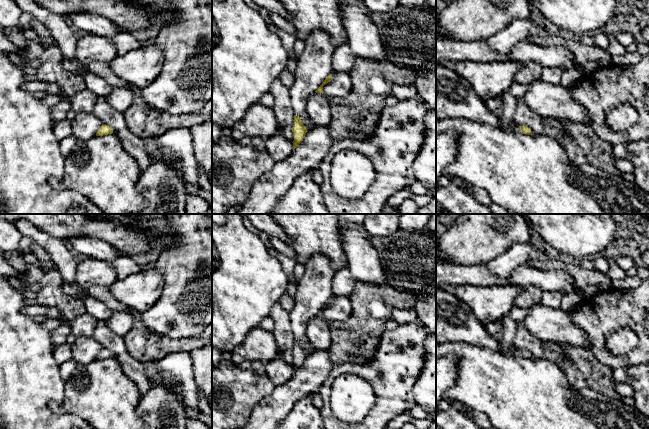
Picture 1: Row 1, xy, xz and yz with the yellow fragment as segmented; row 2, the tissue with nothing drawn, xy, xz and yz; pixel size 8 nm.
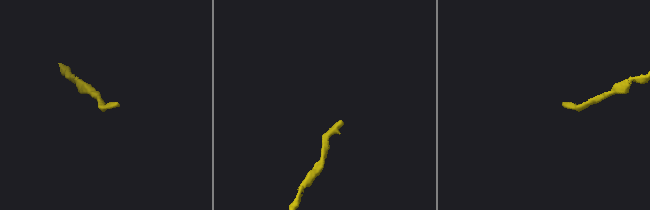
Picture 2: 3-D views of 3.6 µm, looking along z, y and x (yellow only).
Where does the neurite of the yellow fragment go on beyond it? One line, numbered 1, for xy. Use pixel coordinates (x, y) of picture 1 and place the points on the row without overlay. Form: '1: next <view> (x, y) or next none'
1: next none

